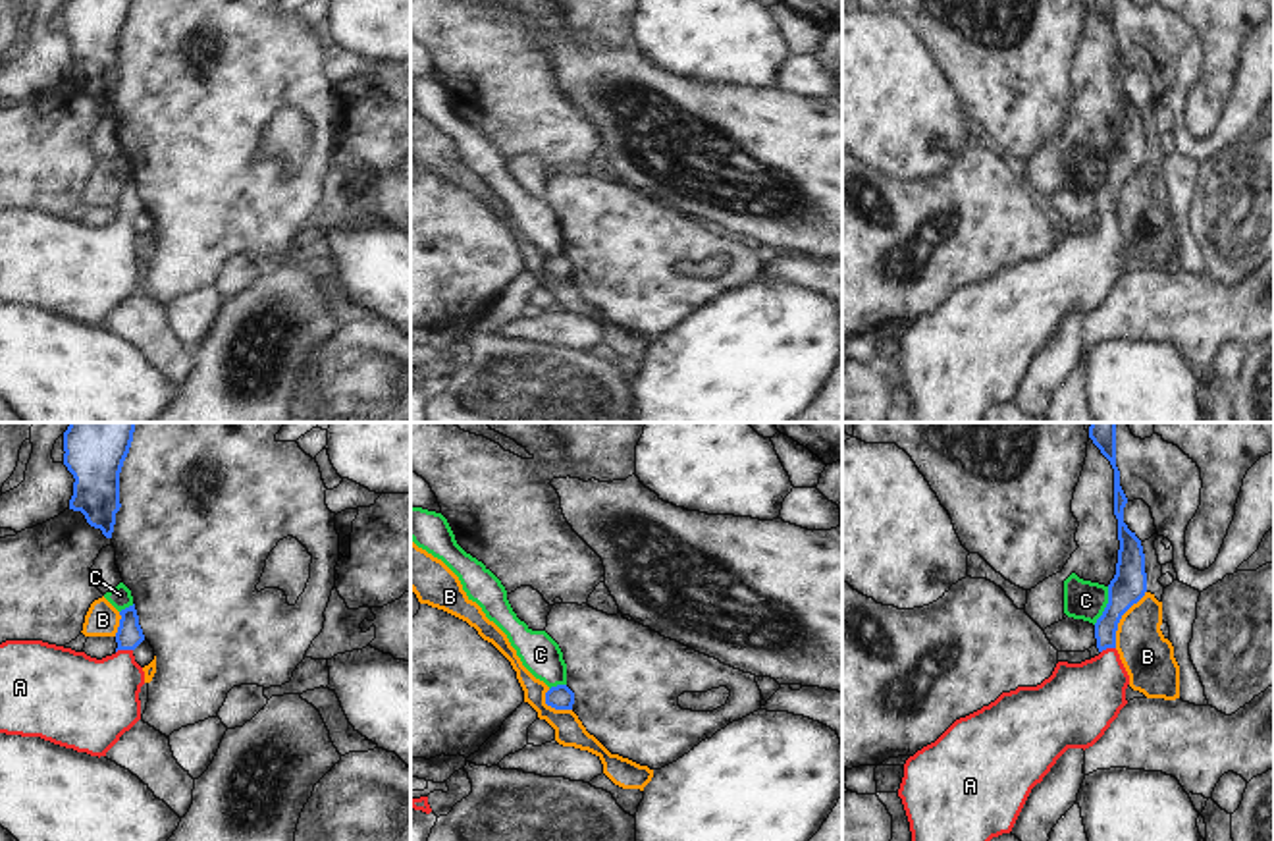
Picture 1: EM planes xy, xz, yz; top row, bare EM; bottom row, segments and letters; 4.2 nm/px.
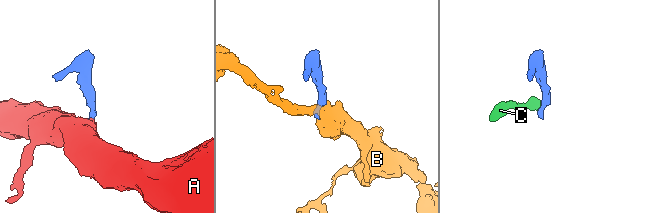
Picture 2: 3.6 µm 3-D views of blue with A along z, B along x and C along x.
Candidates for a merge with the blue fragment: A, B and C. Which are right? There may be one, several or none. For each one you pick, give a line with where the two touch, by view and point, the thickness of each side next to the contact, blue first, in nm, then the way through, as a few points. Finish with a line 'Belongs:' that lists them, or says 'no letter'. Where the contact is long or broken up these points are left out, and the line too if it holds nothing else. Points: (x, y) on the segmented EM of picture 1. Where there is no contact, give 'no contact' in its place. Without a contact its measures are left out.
A: contact xy (124, 649); calibres 110 and 360 nm; way xy (130, 635), (124, 649), (118, 678), (95, 701)
Belongs: A

